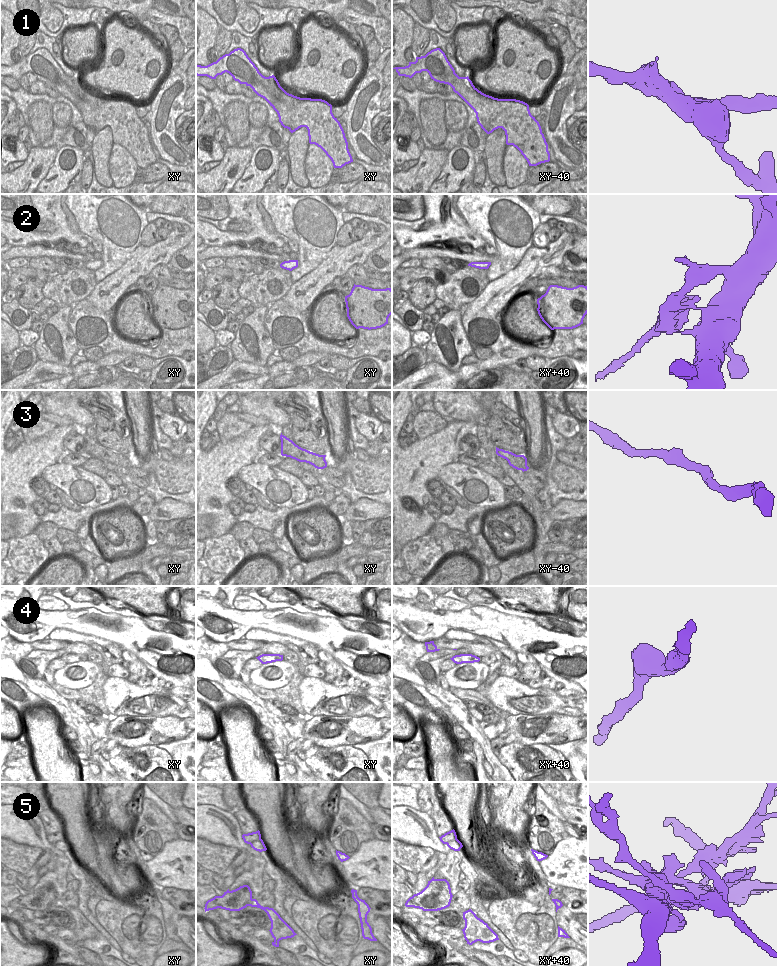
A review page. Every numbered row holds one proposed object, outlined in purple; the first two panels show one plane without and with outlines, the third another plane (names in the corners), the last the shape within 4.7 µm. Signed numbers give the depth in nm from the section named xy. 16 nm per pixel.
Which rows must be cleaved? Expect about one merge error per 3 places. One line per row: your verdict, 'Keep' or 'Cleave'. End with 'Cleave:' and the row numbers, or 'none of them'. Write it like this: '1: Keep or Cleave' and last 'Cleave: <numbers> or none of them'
1: Cleave
2: Cleave
3: Keep
4: Keep
5: Cleave
Cleave: 1, 2, 5

